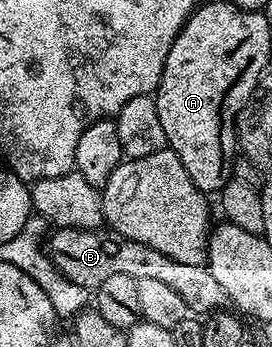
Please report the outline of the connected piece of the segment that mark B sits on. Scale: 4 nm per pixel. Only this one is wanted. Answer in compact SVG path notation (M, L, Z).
M55 228L52 233L45 240L45 251L51 265L62 276L69 278L69 282L82 288L94 290L113 274L129 274L129 278L134 280L149 278L168 285L185 301L188 313L199 318L220 311L228 303L225 290L221 290L221 285L217 283L217 278L213 278L206 263L173 262L173 258L165 258L165 254L153 250L153 246L133 242L110 230Z

